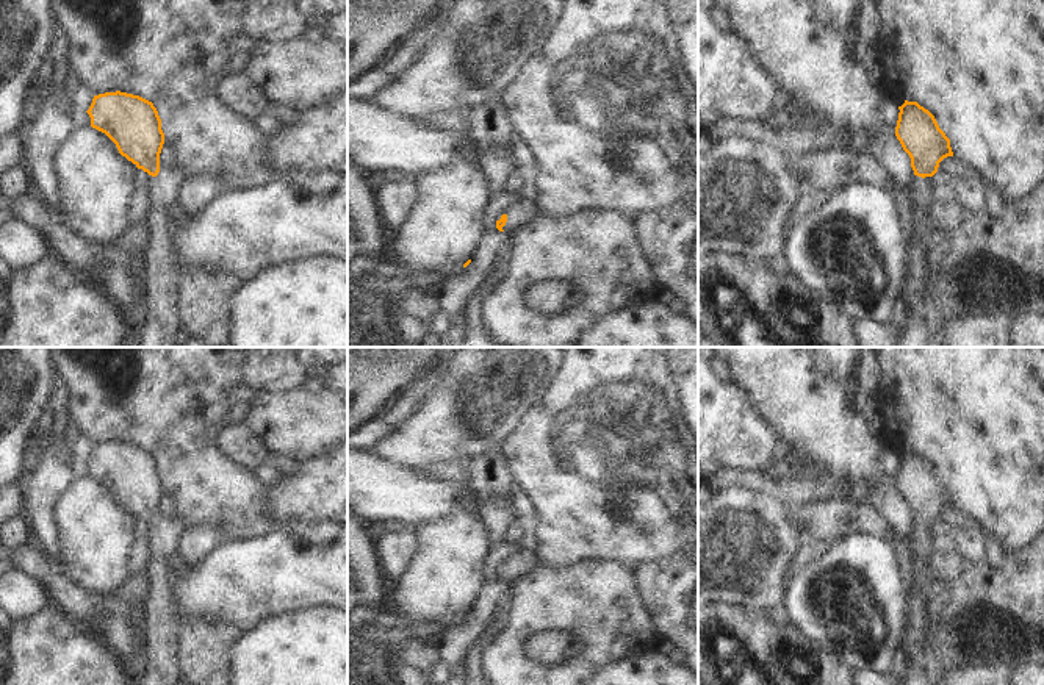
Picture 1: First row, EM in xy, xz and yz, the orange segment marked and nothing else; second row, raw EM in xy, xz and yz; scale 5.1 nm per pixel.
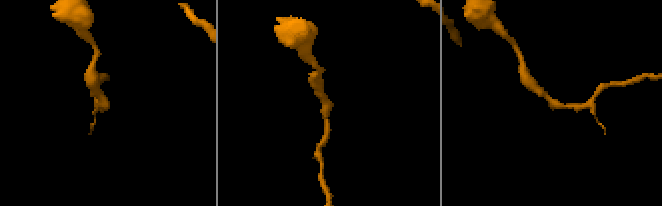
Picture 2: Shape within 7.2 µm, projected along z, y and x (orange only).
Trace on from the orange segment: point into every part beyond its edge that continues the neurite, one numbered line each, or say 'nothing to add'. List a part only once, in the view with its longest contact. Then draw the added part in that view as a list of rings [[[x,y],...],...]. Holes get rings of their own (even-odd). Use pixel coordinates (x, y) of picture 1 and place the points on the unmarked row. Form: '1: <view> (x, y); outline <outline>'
1: xz (517, 568); outline [[[515,552],[515,554],[509,555],[498,566],[496,571],[499,571],[502,565],[507,566],[507,572],[502,577],[504,582],[517,582],[518,579],[524,577],[527,572],[531,572],[534,569],[534,566],[531,566],[531,565],[527,565],[527,563],[523,561],[520,552]]]

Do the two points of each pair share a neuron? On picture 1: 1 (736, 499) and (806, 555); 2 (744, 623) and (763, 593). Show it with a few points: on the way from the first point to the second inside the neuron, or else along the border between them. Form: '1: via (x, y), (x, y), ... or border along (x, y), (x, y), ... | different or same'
1: border along (806, 541), (792, 559), (788, 571), (789, 579) | different
2: border along (716, 601), (752, 609), (758, 613) | different

